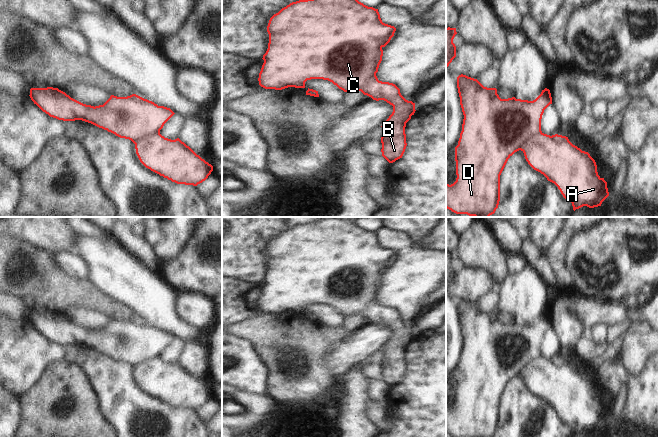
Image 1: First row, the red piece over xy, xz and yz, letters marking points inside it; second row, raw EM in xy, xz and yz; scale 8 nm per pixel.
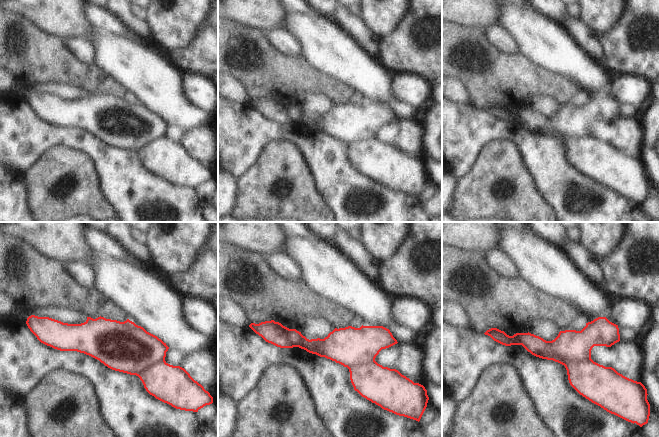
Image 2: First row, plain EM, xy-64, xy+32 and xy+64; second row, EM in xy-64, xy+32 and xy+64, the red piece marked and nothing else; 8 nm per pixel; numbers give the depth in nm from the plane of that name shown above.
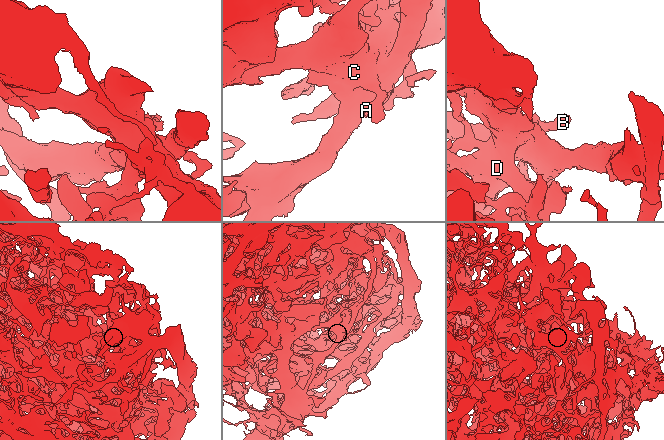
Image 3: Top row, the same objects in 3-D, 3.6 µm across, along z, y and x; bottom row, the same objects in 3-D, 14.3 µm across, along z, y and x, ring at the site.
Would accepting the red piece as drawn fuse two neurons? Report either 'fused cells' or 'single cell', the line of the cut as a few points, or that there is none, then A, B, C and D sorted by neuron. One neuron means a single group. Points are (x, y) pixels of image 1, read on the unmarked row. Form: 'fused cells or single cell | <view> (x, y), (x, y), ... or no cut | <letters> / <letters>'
single cell | no cut | A B C D

